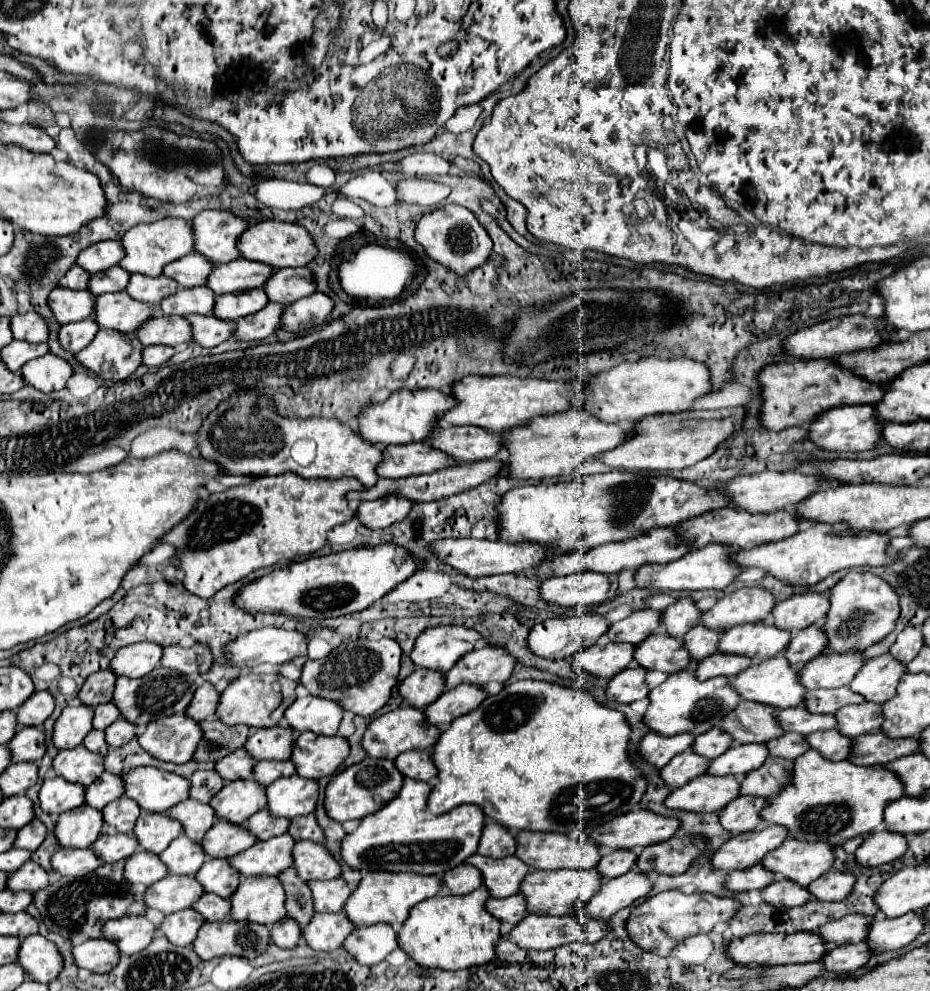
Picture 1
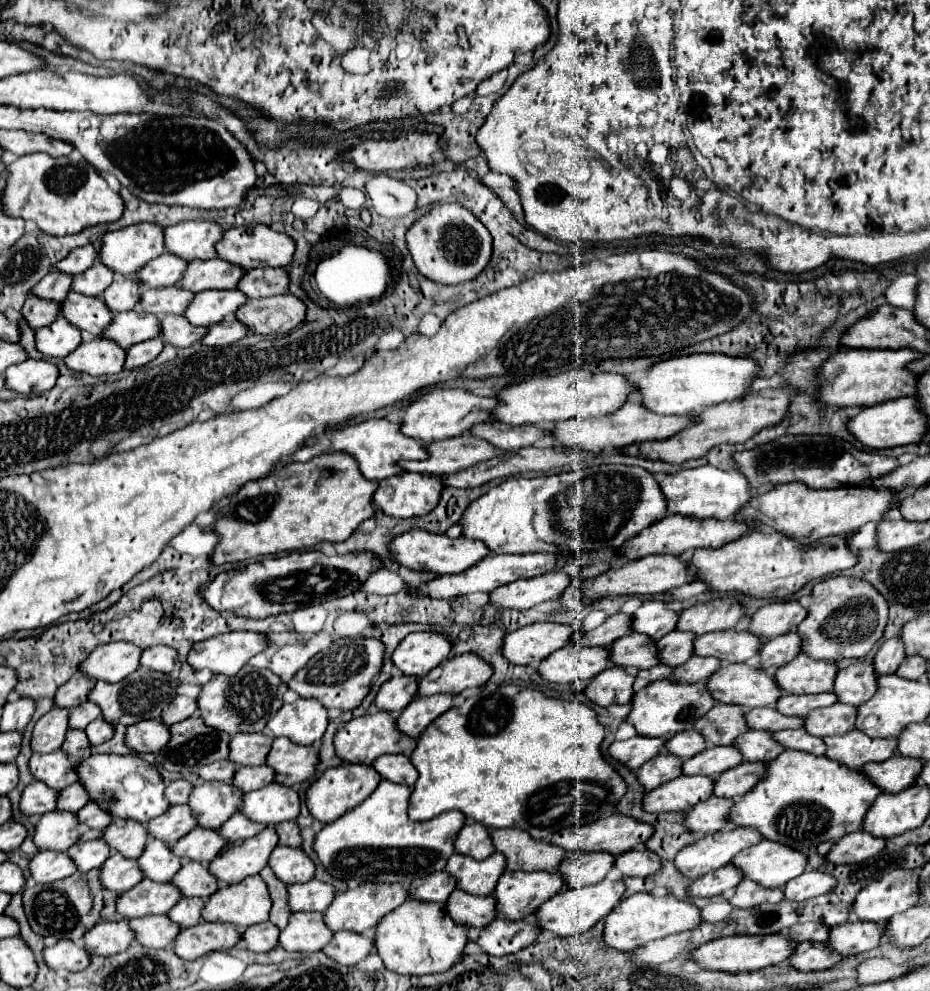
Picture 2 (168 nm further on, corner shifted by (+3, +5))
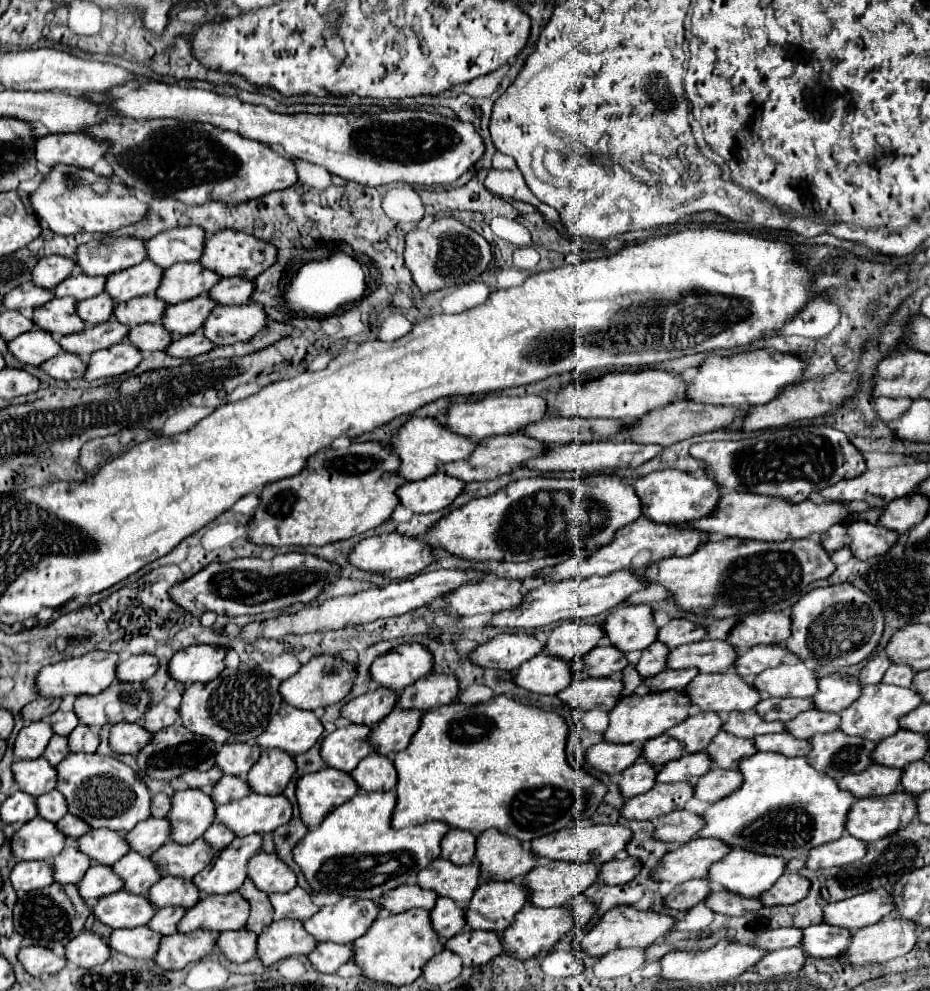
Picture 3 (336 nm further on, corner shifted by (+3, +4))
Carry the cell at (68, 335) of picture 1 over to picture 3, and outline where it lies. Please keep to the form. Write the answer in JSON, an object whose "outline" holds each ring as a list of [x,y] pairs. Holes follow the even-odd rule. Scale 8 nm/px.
{"outline":[[[28,330],[8,342],[8,350],[20,364],[40,366],[42,362],[60,352],[60,346],[56,344],[58,342],[52,338],[52,334],[46,334],[44,330]]]}

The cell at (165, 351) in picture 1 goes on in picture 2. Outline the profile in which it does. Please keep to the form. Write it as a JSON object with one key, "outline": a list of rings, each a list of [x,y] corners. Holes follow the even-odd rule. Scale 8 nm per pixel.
{"outline":[[[158,337],[152,341],[142,341],[142,343],[132,345],[132,349],[128,349],[124,369],[136,369],[136,367],[150,363],[152,359],[156,359],[160,355],[162,347],[164,347],[164,343]]]}

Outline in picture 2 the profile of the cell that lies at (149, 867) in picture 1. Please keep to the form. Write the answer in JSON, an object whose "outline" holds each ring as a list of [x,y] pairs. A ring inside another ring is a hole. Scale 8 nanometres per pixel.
{"outline":[[[112,853],[102,865],[100,881],[110,891],[128,891],[132,889],[132,885],[140,883],[142,879],[144,879],[144,873],[140,873],[136,859],[120,857],[120,853]]]}

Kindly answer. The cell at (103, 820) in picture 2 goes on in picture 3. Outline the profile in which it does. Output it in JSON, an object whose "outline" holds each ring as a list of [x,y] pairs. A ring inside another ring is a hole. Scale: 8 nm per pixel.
{"outline":[[[66,814],[64,818],[60,818],[60,822],[54,824],[62,834],[66,834],[68,838],[78,838],[80,834],[86,834],[90,828],[86,822],[82,822],[80,818],[72,816],[72,814]]]}

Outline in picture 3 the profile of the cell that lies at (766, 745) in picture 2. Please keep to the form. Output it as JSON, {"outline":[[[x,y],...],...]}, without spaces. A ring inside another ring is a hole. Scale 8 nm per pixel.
{"outline":[[[720,730],[704,752],[710,756],[714,766],[726,768],[726,770],[738,770],[738,764],[742,758],[756,754],[756,746],[752,744],[752,740],[734,738],[732,734]]]}

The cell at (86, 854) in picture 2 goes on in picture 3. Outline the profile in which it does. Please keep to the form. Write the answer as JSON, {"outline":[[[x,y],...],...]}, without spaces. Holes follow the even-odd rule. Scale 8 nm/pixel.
{"outline":[[[68,846],[56,858],[52,858],[54,882],[60,882],[62,886],[76,884],[88,870],[88,866],[90,866],[90,858],[86,858],[78,848]]]}

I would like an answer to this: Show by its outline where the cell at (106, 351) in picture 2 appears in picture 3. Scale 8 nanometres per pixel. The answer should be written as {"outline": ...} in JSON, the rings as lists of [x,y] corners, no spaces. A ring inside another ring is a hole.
{"outline":[[[60,352],[58,356],[46,360],[44,364],[40,364],[40,368],[50,376],[50,378],[56,378],[56,380],[74,380],[74,378],[80,378],[82,372],[84,372],[84,360],[76,354],[70,354],[70,352]]]}

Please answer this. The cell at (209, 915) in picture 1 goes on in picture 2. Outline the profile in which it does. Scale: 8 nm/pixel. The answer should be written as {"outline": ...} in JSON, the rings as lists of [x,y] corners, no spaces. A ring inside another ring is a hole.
{"outline":[[[184,897],[180,899],[170,911],[168,911],[168,917],[172,921],[176,921],[180,927],[192,927],[192,925],[198,925],[202,921],[200,913],[204,909],[204,899],[196,899],[196,897]]]}

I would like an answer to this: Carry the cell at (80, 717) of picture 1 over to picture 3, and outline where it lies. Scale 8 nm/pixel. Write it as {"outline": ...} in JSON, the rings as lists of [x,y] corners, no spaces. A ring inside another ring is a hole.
{"outline":[[[38,720],[38,722],[24,726],[14,740],[14,758],[16,760],[40,758],[52,734],[54,732],[46,720]]]}

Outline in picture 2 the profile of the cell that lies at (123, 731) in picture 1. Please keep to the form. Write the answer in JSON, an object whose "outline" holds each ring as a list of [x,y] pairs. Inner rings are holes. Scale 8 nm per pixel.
{"outline":[[[100,717],[100,719],[92,721],[84,731],[86,731],[86,735],[88,735],[90,745],[100,745],[100,743],[112,739],[112,735],[114,735],[114,725],[108,725],[108,721],[104,721],[104,719]]]}

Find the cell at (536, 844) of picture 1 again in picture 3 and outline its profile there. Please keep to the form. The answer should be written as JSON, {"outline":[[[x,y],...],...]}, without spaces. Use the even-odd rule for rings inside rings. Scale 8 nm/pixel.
{"outline":[[[486,830],[476,838],[474,858],[480,864],[480,882],[510,882],[528,874],[536,864],[536,856],[530,850],[524,850],[516,838],[498,830]]]}

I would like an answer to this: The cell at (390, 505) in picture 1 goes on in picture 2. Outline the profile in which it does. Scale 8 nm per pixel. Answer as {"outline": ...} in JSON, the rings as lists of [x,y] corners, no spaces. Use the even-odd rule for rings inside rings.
{"outline":[[[400,473],[378,481],[372,505],[390,517],[418,517],[430,513],[442,491],[442,479],[428,473]]]}

